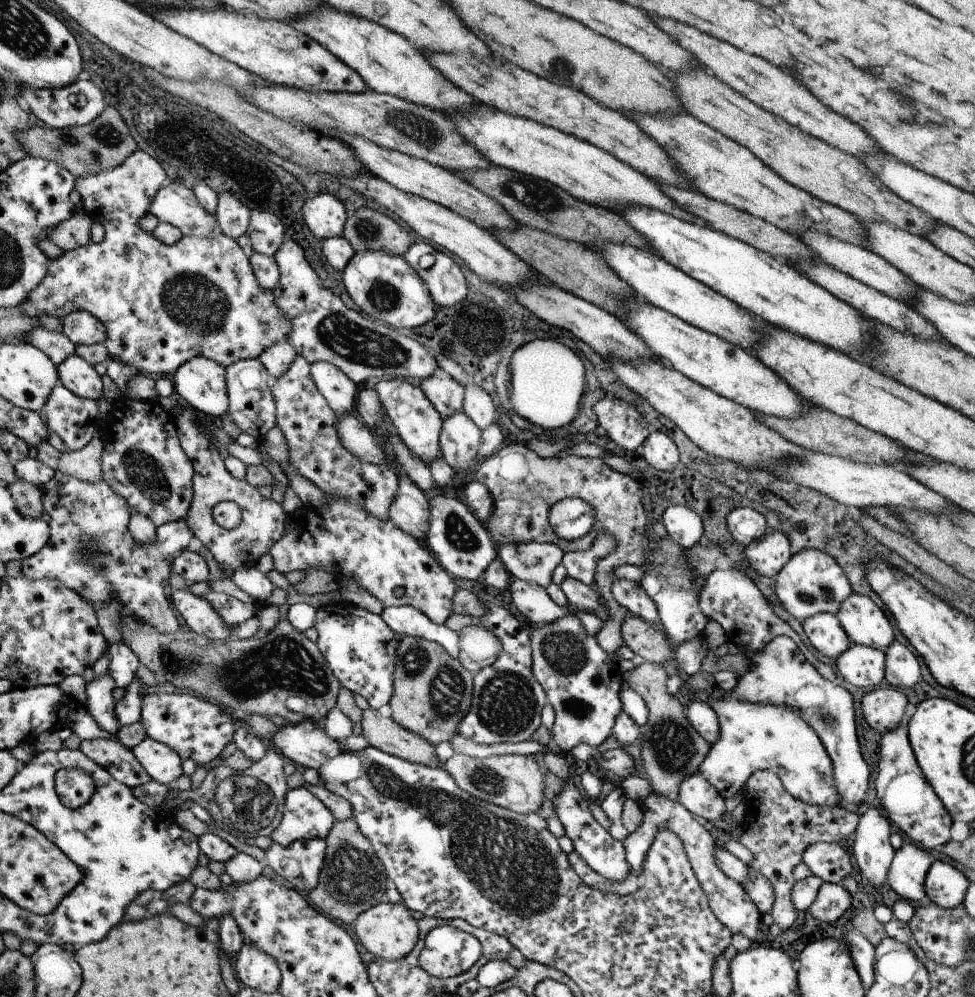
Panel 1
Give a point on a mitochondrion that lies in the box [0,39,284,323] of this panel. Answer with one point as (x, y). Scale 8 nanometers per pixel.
(103, 140)

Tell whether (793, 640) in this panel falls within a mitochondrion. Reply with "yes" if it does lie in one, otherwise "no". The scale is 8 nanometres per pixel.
no

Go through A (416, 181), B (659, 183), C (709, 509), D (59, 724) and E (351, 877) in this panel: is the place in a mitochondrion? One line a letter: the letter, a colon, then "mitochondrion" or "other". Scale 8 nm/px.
A: other
B: other
C: other
D: other
E: mitochondrion

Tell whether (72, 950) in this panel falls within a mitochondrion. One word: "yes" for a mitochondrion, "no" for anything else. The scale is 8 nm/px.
no

